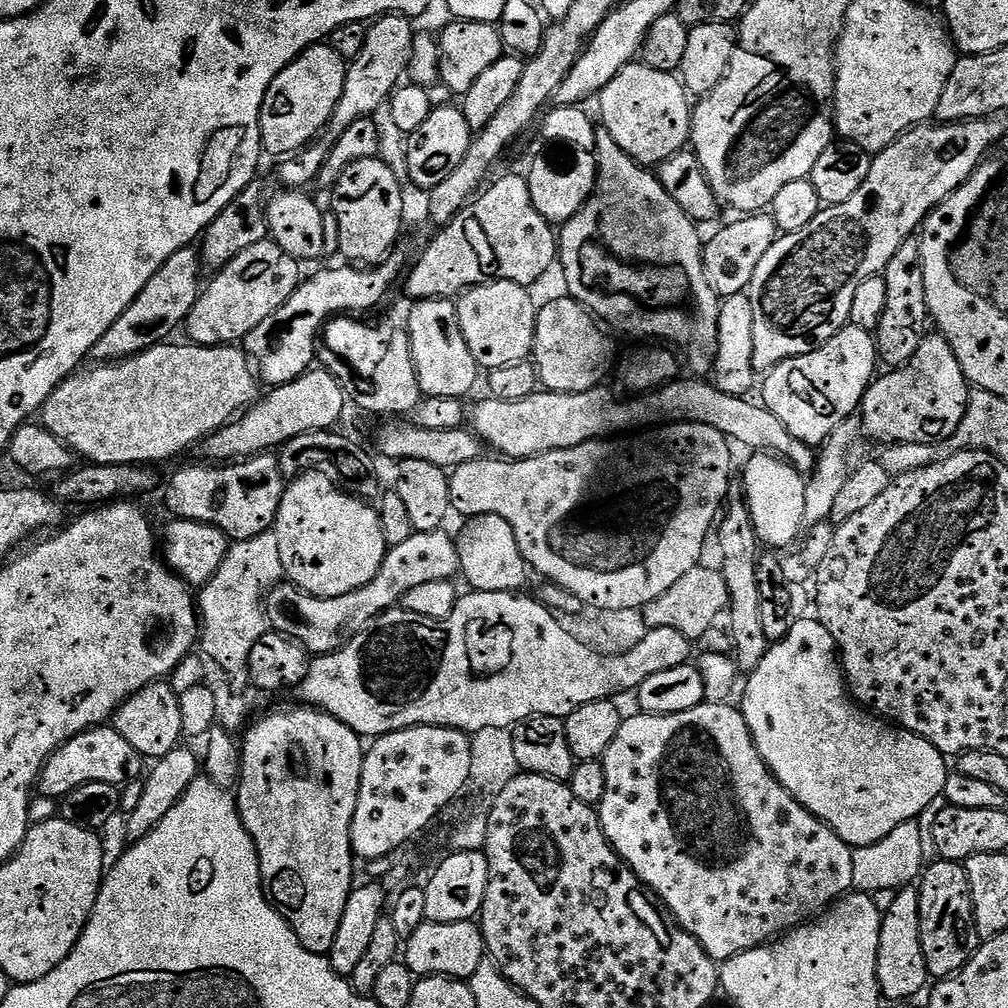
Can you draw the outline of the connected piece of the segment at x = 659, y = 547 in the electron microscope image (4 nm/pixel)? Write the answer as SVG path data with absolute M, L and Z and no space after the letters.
M674 424L657 432L660 433L658 433L653 440L640 440L637 444L630 445L629 448L619 448L616 444L608 444L612 442L589 442L582 446L567 448L566 450L554 450L550 454L532 456L529 460L510 460L507 458L492 458L496 460L487 460L487 458L481 458L474 462L466 462L462 466L451 469L448 478L448 481L450 482L450 502L452 503L452 512L456 514L461 512L461 517L464 518L477 516L478 514L498 514L498 518L506 518L506 522L510 522L510 526L518 538L518 550L524 556L524 562L528 565L529 569L531 569L535 575L537 572L538 575L544 576L540 578L543 578L545 581L554 583L560 588L565 588L570 594L574 594L574 598L582 598L582 602L589 609L597 608L598 611L602 612L601 614L609 614L616 610L630 610L631 608L643 610L648 604L659 598L660 595L666 594L666 592L670 590L670 588L674 586L683 575L686 575L690 570L694 570L696 566L701 563L702 558L700 558L700 555L704 552L704 543L708 540L708 531L710 531L711 528L713 531L714 525L717 523L718 517L721 515L722 509L725 507L728 499L728 487L734 483L734 476L732 476L733 445L730 443L728 437L723 436L723 434L721 434L721 432L719 432L714 426L706 426L705 424Z

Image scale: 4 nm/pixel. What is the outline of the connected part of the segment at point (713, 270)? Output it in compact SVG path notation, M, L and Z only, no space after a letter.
M744 214L736 218L733 224L718 229L709 240L707 237L704 244L706 282L710 282L721 298L739 292L747 293L754 278L754 270L758 270L758 262L762 262L766 250L770 250L777 239L776 223L770 214Z

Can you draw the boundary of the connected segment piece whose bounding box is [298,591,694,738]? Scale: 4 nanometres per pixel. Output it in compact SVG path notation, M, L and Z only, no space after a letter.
M469 591L468 596L461 595L457 599L454 610L444 620L435 620L434 618L422 618L422 614L410 614L404 611L403 607L397 606L387 612L384 612L378 618L374 618L368 627L349 640L343 648L336 652L320 654L315 657L308 665L308 673L298 689L300 695L299 703L309 708L318 708L321 712L330 714L338 718L350 730L354 730L357 736L361 738L375 738L385 736L398 730L407 728L417 728L418 726L438 726L439 728L457 728L460 732L473 734L486 727L498 727L511 729L513 726L529 720L531 716L559 716L566 718L578 706L586 706L590 702L599 700L611 700L619 697L619 692L635 693L658 670L674 670L674 666L682 666L693 659L692 648L693 641L688 640L678 630L667 627L649 628L645 637L628 651L621 651L614 656L603 656L600 652L595 652L592 648L587 648L570 629L564 628L565 621L561 619L552 609L541 604L539 599L532 600L520 592L473 592Z

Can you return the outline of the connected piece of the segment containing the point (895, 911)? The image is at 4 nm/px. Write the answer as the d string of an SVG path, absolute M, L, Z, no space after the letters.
M915 887L900 888L894 898L894 906L890 906L890 910L883 913L878 942L878 982L881 997L885 1001L908 1000L911 996L918 995L920 991L923 993L929 987L928 967L926 958L922 954L920 893Z

